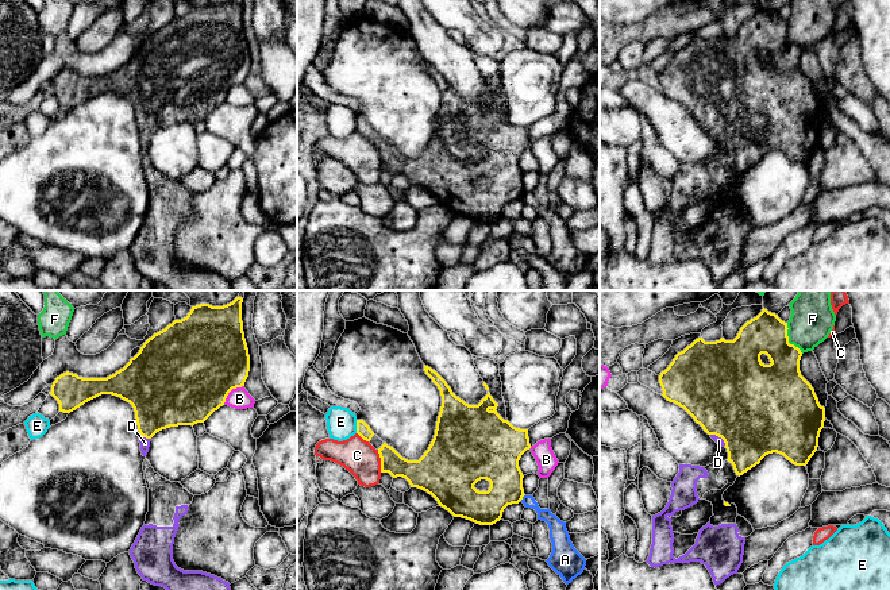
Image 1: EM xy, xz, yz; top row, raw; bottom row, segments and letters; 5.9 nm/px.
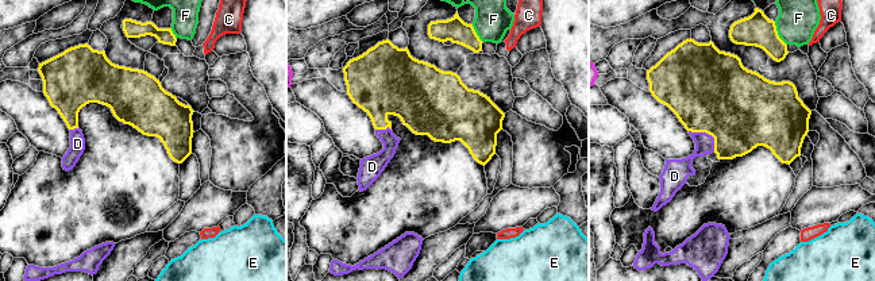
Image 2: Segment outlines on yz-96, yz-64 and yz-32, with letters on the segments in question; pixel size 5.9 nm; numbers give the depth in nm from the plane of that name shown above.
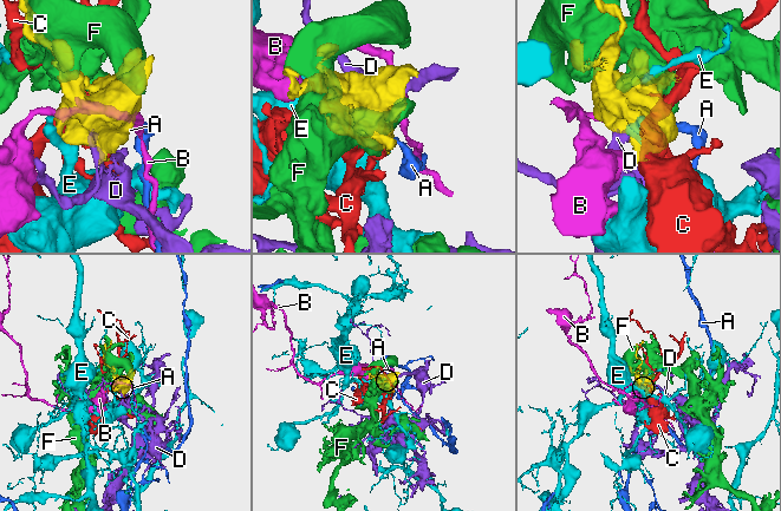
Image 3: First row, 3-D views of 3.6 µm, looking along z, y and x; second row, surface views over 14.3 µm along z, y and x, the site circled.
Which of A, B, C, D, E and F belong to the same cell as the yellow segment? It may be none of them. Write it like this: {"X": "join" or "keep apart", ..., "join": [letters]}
{"A": "keep apart", "B": "keep apart", "C": "keep apart", "D": "join", "E": "keep apart", "F": "keep apart", "join": ["D"]}

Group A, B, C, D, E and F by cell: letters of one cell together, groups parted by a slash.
A / B / C / D / E / F

